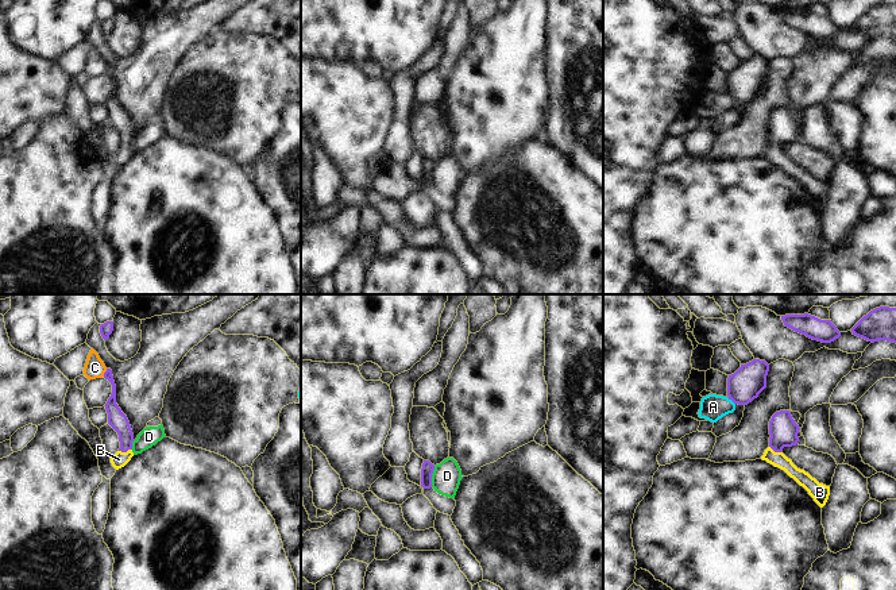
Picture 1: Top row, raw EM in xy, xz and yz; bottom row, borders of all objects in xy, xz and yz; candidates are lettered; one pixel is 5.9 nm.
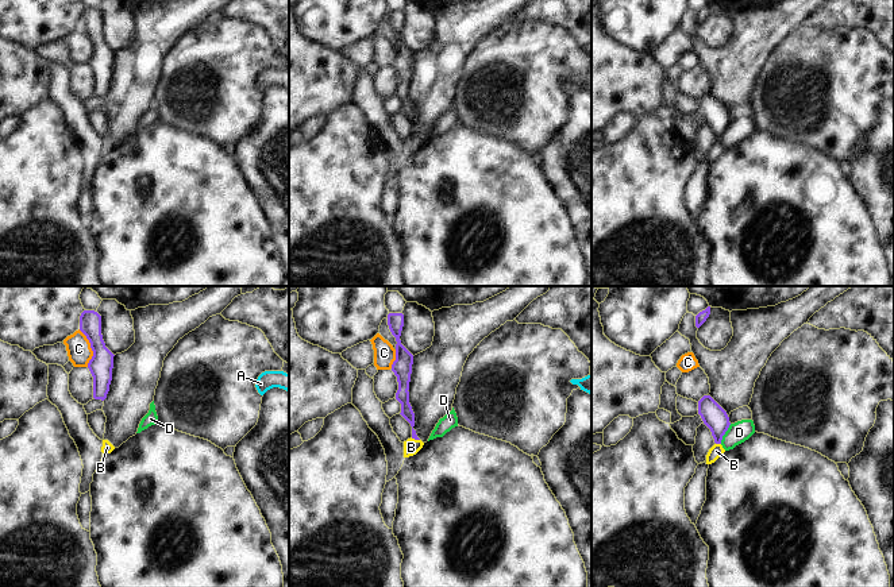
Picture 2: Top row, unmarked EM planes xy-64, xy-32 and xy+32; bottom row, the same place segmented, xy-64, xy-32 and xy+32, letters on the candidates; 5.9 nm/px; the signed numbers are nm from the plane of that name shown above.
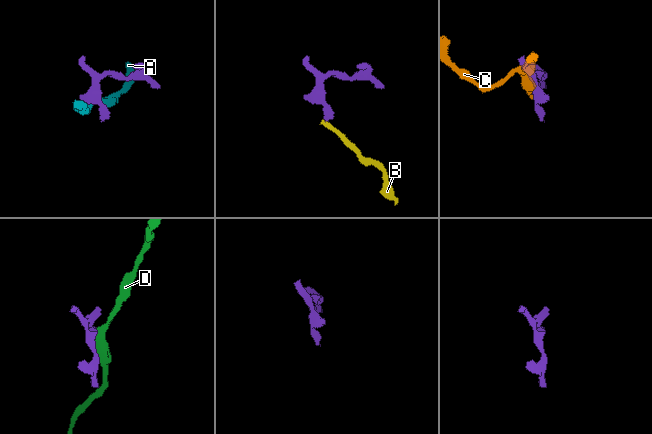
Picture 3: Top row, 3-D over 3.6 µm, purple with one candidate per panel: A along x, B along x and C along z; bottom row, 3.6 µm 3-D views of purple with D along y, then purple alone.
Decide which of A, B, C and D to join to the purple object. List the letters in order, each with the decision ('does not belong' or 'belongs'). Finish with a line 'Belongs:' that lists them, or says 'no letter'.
A: does not belong
B: belongs
C: does not belong
D: does not belong
Belongs: B

